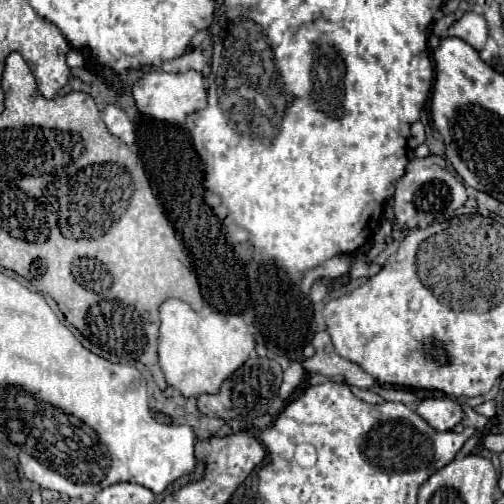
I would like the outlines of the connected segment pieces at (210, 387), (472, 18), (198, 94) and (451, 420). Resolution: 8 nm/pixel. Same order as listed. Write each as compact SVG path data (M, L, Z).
M204 299L201 310L191 310L183 300L165 300L159 308L159 364L169 386L183 396L217 394L225 378L229 378L255 350L253 334L245 324L247 318L239 314L222 313Z
M467 12L463 14L461 20L457 20L451 28L449 28L449 36L457 36L461 40L465 40L467 44L471 44L477 52L481 52L485 48L485 42L489 38L487 34L487 24L485 18L477 12Z
M153 68L133 84L133 100L137 104L137 110L147 118L171 124L185 124L185 118L191 112L197 112L207 106L207 88L201 72L187 70L169 74L161 68Z
M449 396L439 398L439 400L429 400L429 398L421 400L417 404L417 414L439 432L453 430L465 418L465 412L459 400L449 398Z

